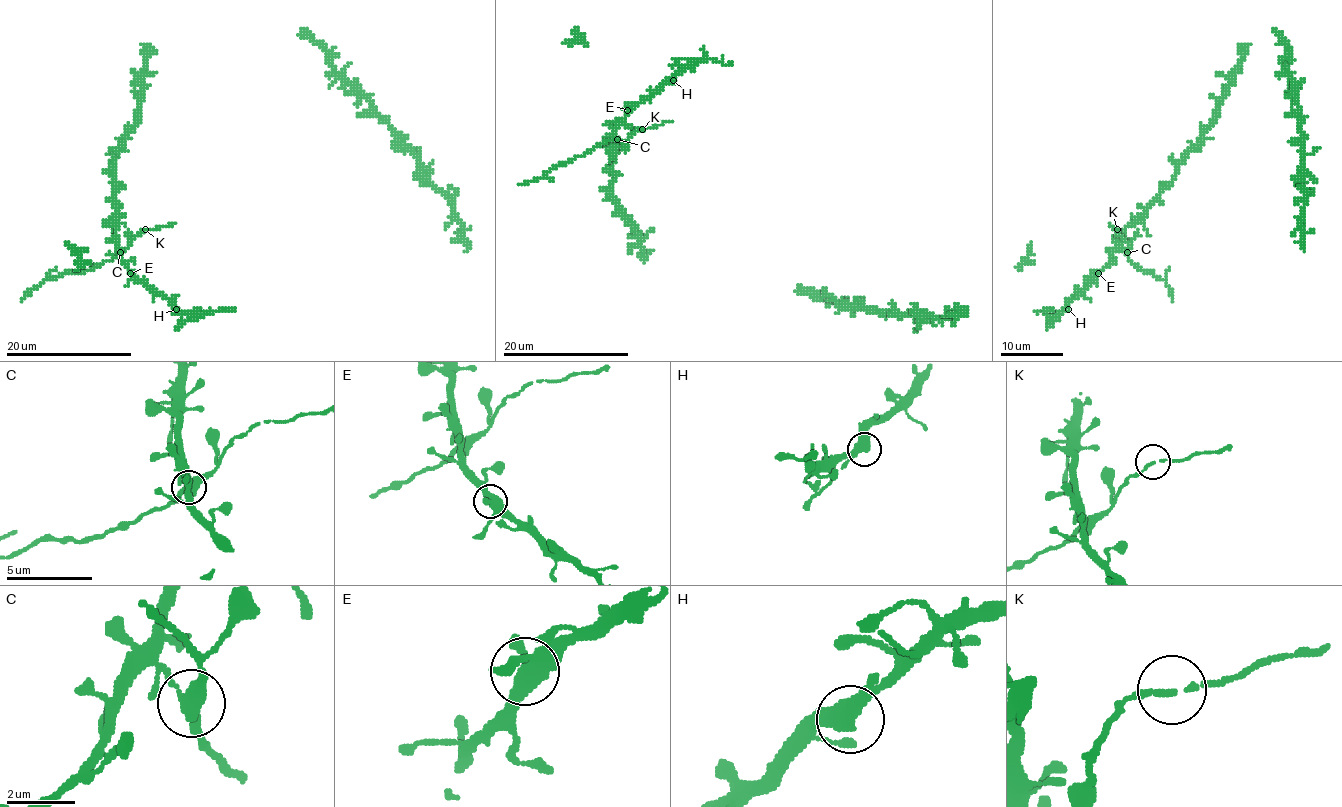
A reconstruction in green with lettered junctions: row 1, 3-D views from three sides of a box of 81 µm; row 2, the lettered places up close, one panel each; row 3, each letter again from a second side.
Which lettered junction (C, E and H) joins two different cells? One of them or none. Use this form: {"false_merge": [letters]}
{"false_merge": []}

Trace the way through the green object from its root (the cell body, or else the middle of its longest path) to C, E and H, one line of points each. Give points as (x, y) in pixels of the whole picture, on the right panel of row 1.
C: (1237, 51), (1244, 51), (1242, 62), (1217, 120), (1178, 166), (1176, 177), (1126, 229), (1121, 246), (1127, 252)
E: (1237, 51), (1244, 51), (1242, 62), (1217, 120), (1178, 166), (1176, 177), (1126, 229), (1113, 258), (1098, 273)
H: (1237, 51), (1244, 51), (1242, 62), (1217, 120), (1178, 166), (1176, 177), (1126, 229), (1113, 258), (1068, 309)

